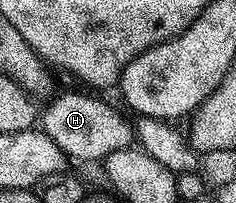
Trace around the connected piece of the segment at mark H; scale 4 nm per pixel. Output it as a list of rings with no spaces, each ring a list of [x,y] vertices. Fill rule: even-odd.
[[[68,91],[65,95],[58,95],[51,100],[53,103],[49,105],[45,113],[43,110],[42,130],[48,134],[50,141],[54,141],[54,145],[58,145],[58,149],[65,151],[69,160],[97,159],[97,161],[103,161],[110,153],[118,153],[118,149],[133,146],[133,120],[128,120],[118,108],[111,107],[104,99],[83,95],[80,91]]]

